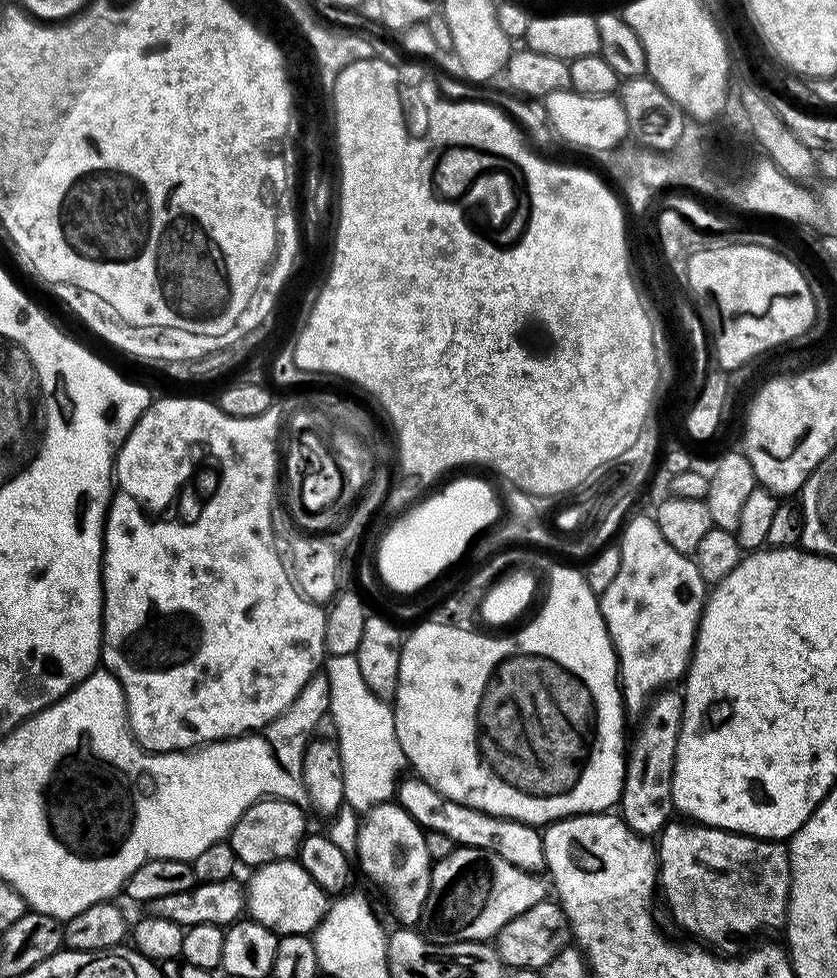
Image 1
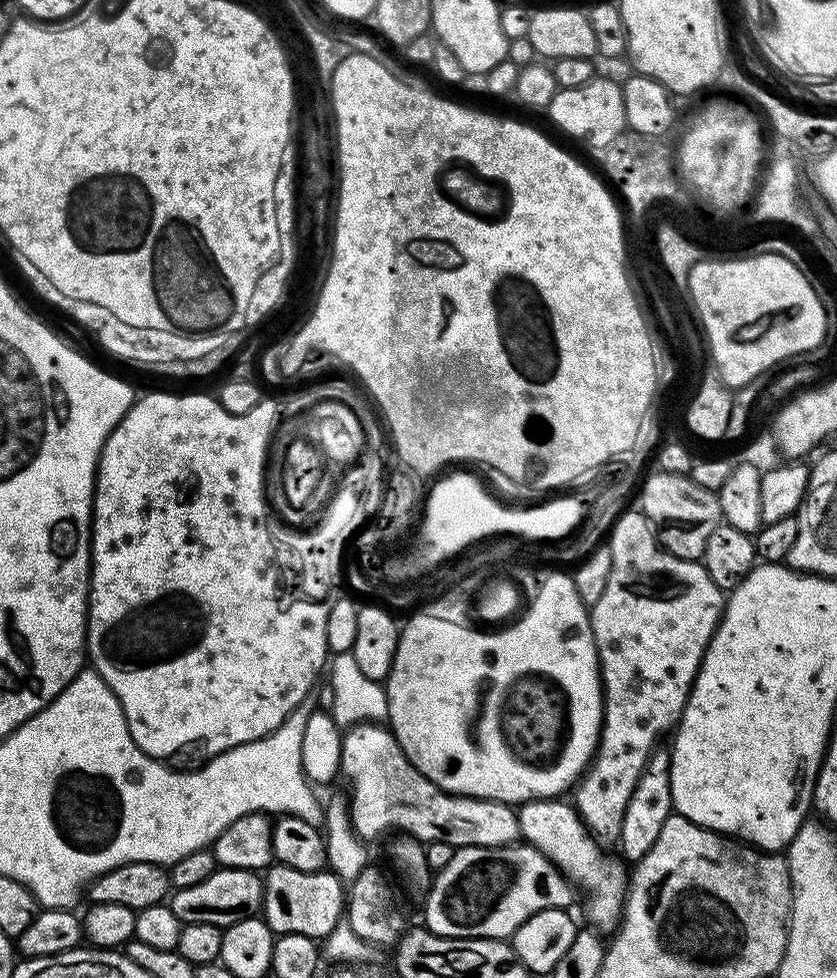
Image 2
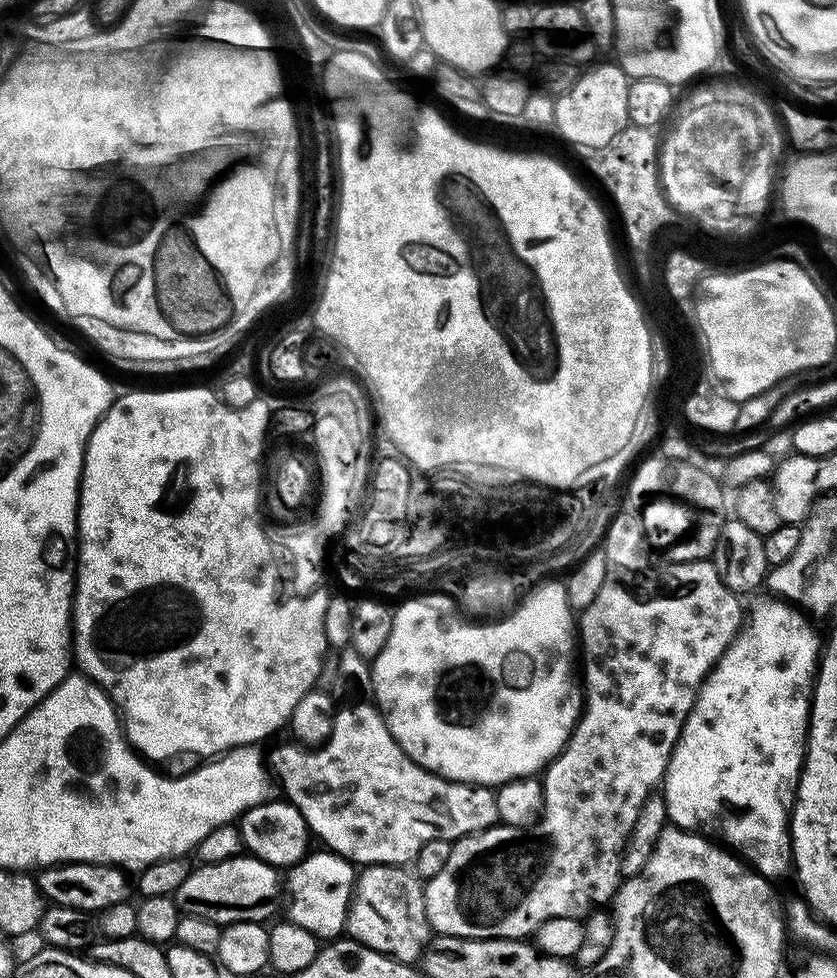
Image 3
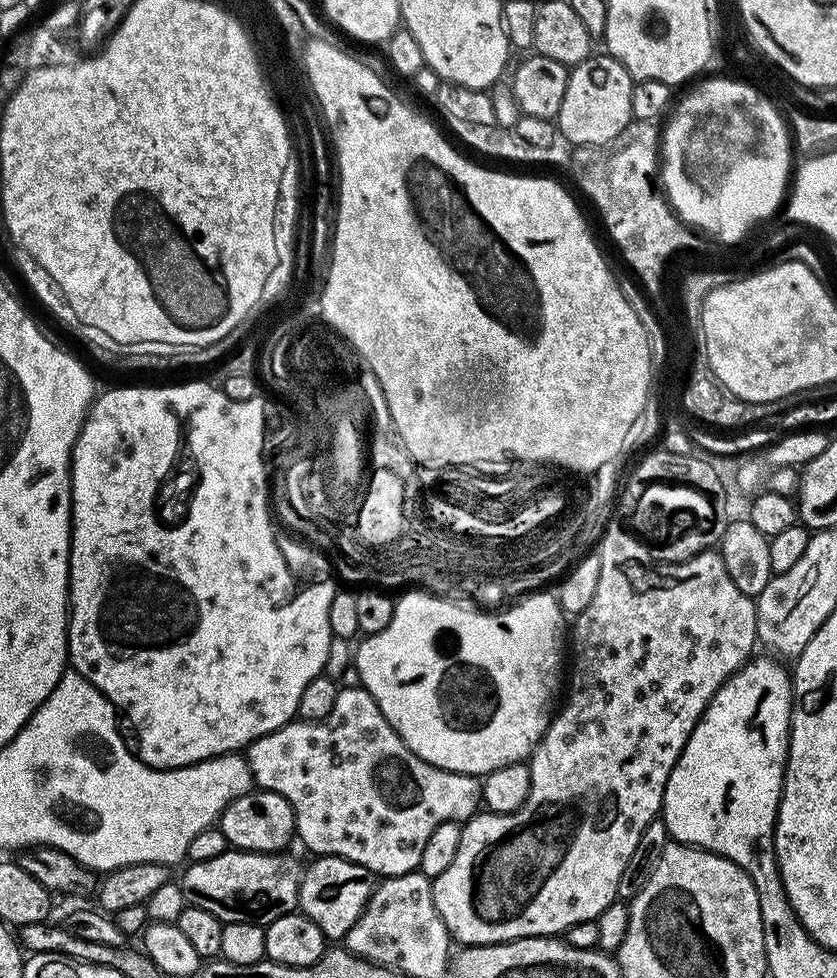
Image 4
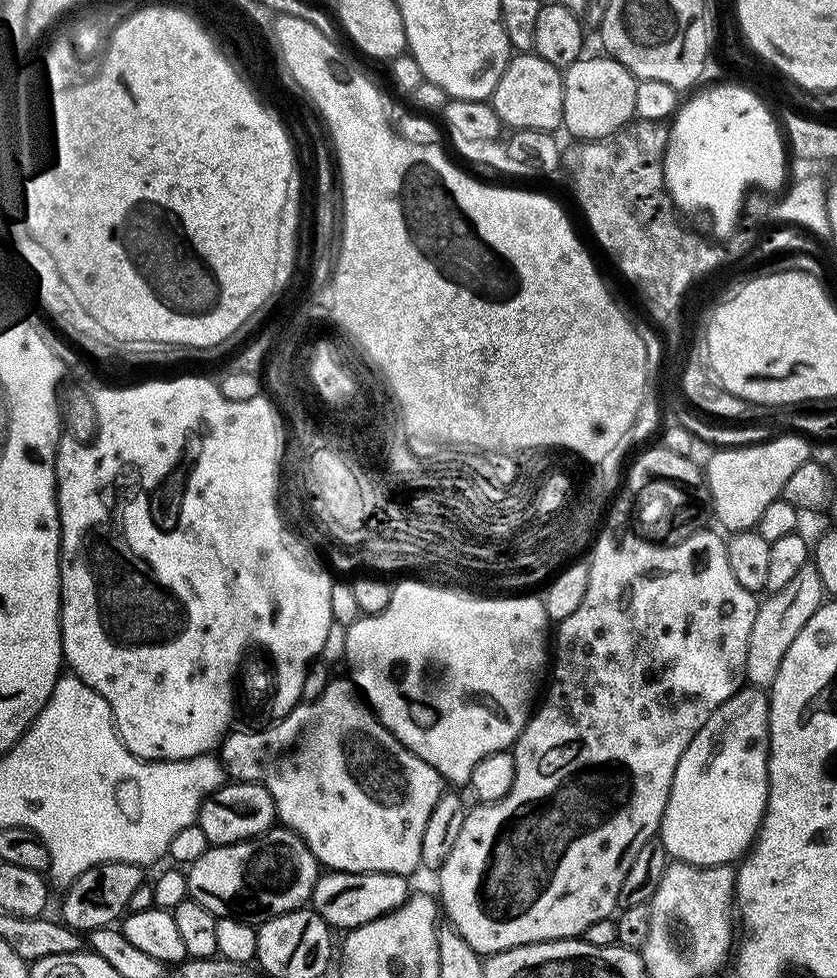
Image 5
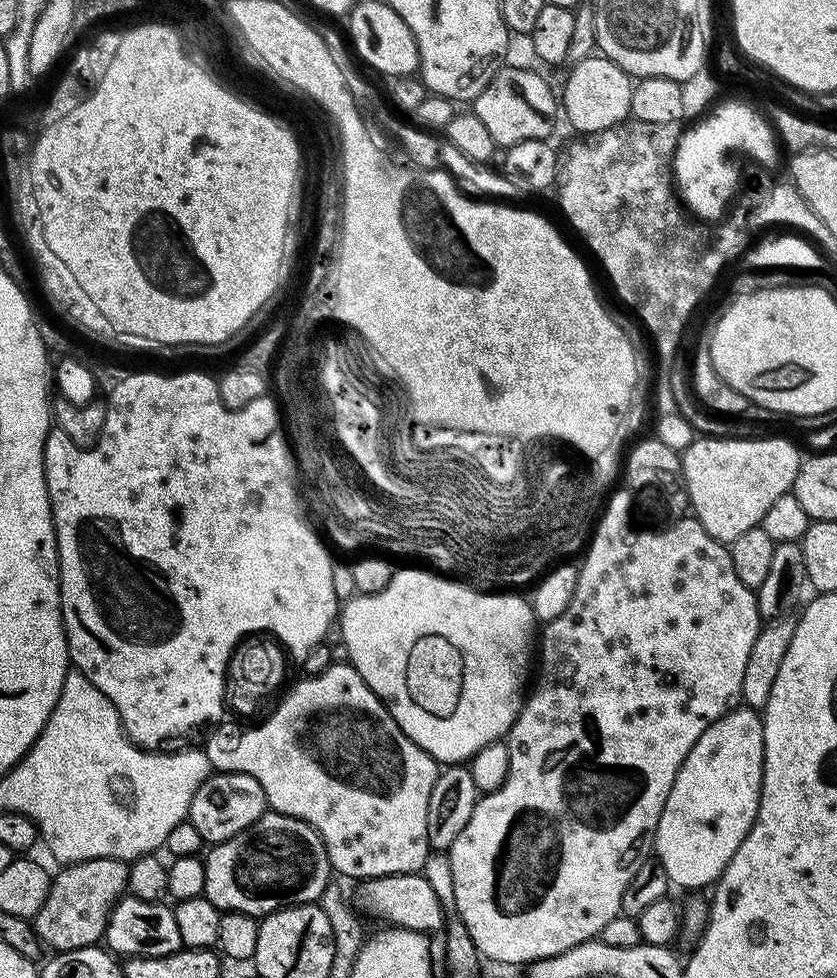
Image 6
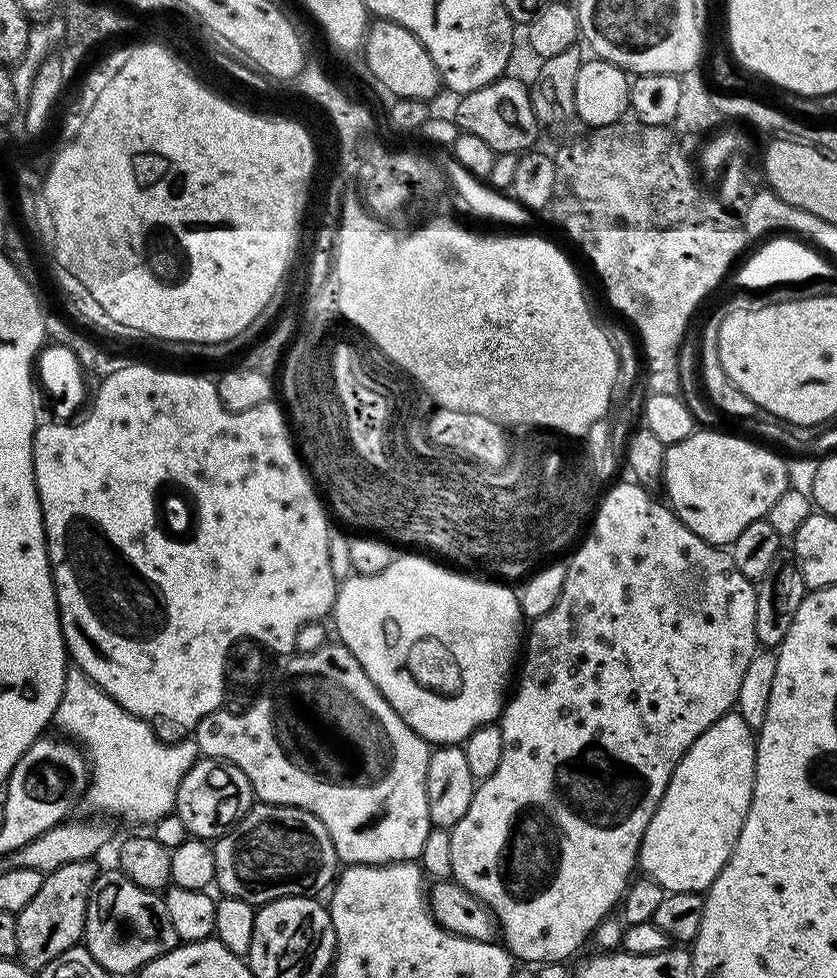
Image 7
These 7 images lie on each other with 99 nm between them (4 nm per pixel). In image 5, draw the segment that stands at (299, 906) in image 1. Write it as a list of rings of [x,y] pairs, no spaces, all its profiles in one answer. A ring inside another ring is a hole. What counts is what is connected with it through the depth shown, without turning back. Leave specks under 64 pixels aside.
[[[325,871],[316,881],[310,901],[314,911],[333,929],[349,930],[390,915],[403,906],[410,895],[409,877],[389,872]]]

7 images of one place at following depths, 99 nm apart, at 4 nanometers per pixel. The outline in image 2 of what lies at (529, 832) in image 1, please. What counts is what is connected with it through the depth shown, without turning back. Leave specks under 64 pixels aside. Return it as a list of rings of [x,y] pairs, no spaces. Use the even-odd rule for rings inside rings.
[[[376,722],[353,724],[342,736],[342,758],[340,770],[343,779],[348,779],[352,787],[350,809],[352,825],[356,835],[364,842],[376,840],[387,832],[397,828],[400,834],[407,834],[419,842],[446,842],[453,849],[457,848],[506,848],[521,839],[520,814],[511,804],[497,800],[476,800],[472,796],[454,796],[443,792],[434,782],[430,782],[408,760],[408,755],[401,750],[400,743],[387,727]]]

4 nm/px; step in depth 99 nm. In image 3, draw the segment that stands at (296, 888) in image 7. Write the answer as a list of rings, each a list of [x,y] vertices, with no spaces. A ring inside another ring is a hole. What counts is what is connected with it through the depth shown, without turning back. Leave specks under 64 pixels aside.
[[[251,854],[230,857],[217,864],[201,863],[193,867],[190,878],[178,886],[174,897],[181,913],[201,916],[221,926],[238,922],[264,924],[282,908],[282,876],[265,860]]]

